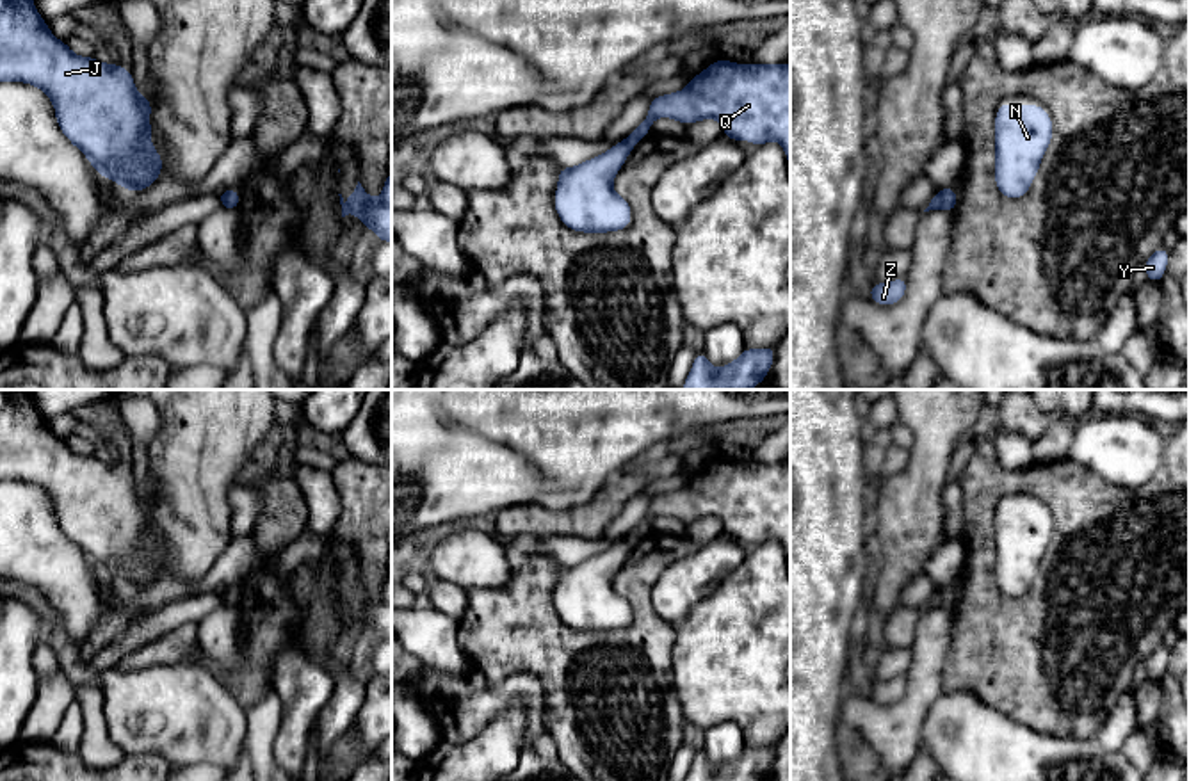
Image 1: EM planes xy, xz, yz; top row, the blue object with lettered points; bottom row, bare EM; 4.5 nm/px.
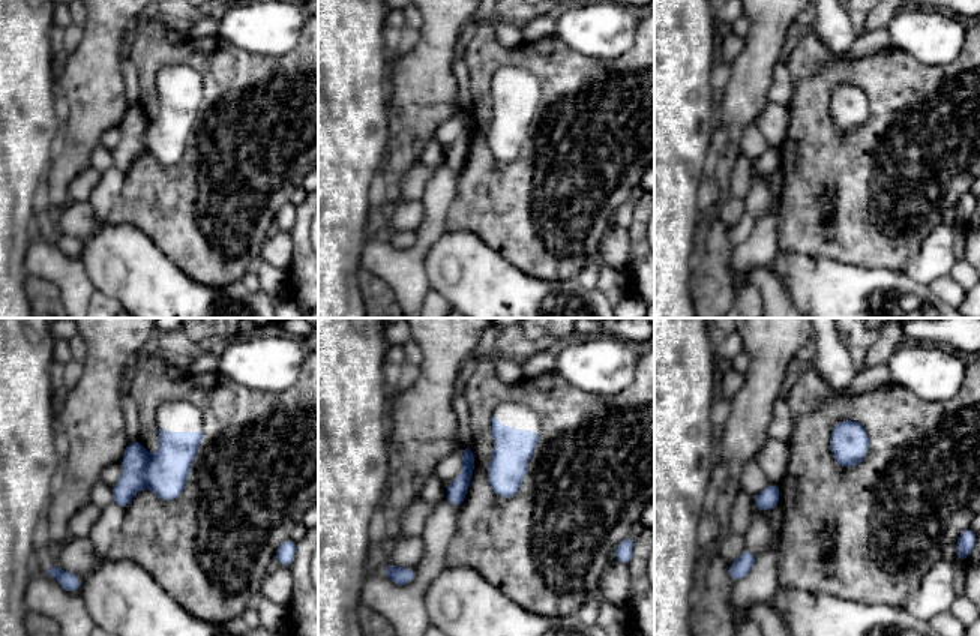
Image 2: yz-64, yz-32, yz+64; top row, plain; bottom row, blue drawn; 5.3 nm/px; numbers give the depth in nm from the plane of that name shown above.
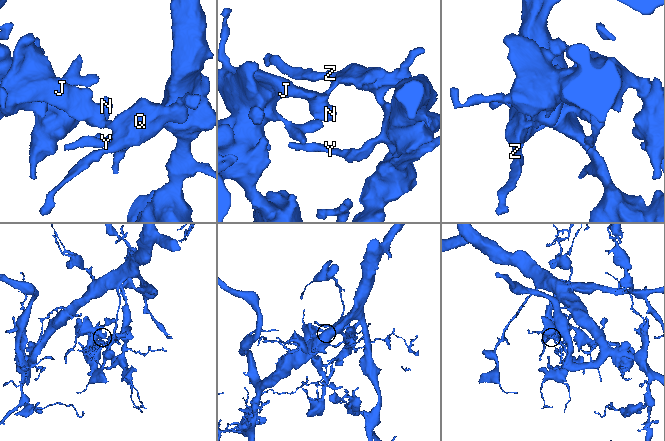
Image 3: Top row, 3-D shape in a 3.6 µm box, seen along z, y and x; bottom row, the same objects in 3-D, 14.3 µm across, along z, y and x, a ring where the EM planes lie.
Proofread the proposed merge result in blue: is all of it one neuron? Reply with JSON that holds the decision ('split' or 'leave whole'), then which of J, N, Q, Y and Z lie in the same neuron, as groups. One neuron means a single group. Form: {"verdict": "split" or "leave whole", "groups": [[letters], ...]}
{"verdict": "leave whole", "groups": [["J", "N", "Q", "Y", "Z"]]}

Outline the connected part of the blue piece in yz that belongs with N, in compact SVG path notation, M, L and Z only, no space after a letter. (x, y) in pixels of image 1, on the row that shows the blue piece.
M1000 103L995 112L995 185L1004 197L1022 199L1039 171L1054 133L1043 105Z

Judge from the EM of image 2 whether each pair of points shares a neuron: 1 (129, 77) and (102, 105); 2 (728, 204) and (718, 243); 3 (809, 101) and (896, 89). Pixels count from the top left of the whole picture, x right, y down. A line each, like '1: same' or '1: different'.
1: different
2: different
3: same

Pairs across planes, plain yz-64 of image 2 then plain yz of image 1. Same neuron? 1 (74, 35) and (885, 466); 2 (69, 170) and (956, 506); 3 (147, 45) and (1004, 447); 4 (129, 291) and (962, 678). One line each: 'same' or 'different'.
1: same
2: different
3: different
4: different

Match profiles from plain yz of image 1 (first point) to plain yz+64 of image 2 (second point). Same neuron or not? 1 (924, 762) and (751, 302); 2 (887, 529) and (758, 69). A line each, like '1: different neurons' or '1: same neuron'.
1: same neuron
2: same neuron

